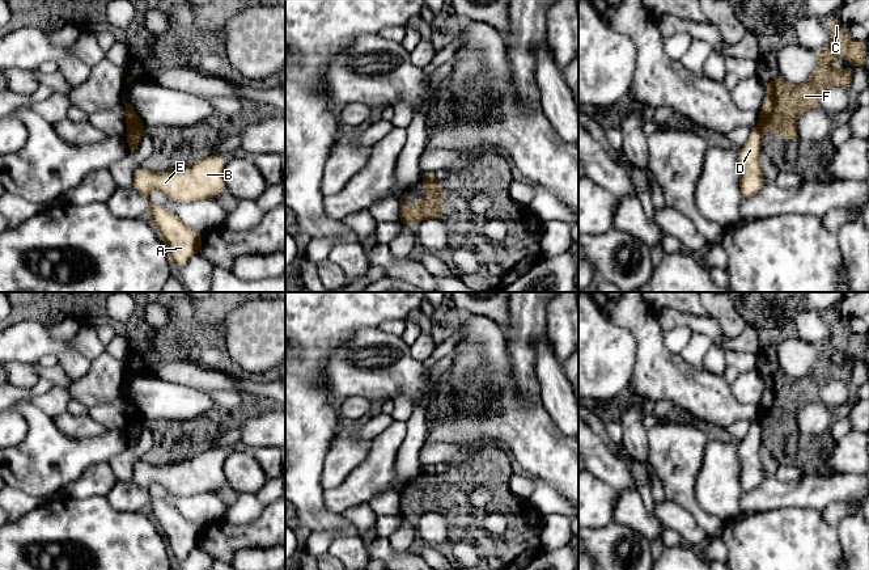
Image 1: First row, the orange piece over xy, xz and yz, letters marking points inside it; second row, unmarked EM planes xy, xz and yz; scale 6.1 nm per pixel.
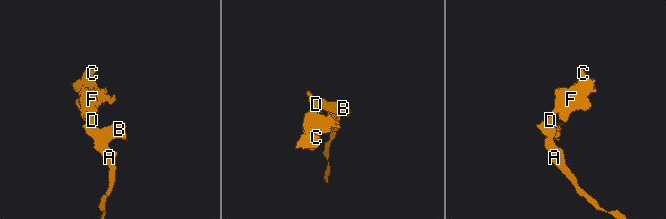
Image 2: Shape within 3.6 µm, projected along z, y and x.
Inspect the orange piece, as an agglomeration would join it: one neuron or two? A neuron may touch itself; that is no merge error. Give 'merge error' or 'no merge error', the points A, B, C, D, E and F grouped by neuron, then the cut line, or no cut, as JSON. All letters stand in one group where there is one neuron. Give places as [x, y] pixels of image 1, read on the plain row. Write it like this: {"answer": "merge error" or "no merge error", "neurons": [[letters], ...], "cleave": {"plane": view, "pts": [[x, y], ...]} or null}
{"answer": "merge error", "neurons": [["A", "B", "D", "E"], ["C", "F"]], "cleave": {"plane": "xy", "pts": [[130, 423], [138, 423], [141, 427]]}}

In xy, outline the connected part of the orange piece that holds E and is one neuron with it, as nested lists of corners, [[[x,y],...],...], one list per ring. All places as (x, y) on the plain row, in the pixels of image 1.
[[[208,448],[165,465],[152,465],[143,459],[137,459],[133,465],[132,481],[149,494],[148,514],[166,539],[174,563],[200,546],[203,529],[186,520],[175,507],[153,498],[149,487],[157,484],[175,497],[215,493],[226,485],[224,463],[221,448]]]

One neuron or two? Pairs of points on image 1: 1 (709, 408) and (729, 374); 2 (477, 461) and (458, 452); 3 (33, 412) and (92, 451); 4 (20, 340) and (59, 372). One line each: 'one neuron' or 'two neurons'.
1: two neurons
2: two neurons
3: one neuron
4: two neurons

